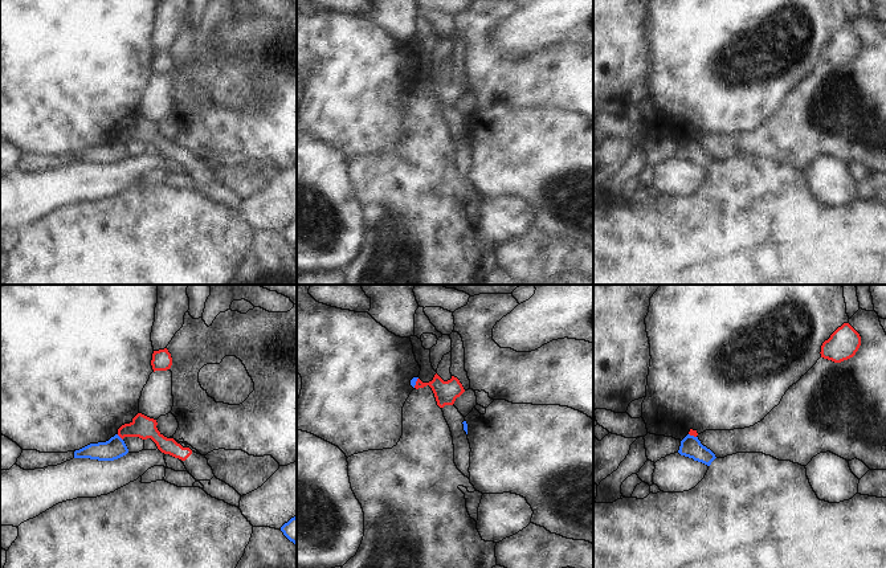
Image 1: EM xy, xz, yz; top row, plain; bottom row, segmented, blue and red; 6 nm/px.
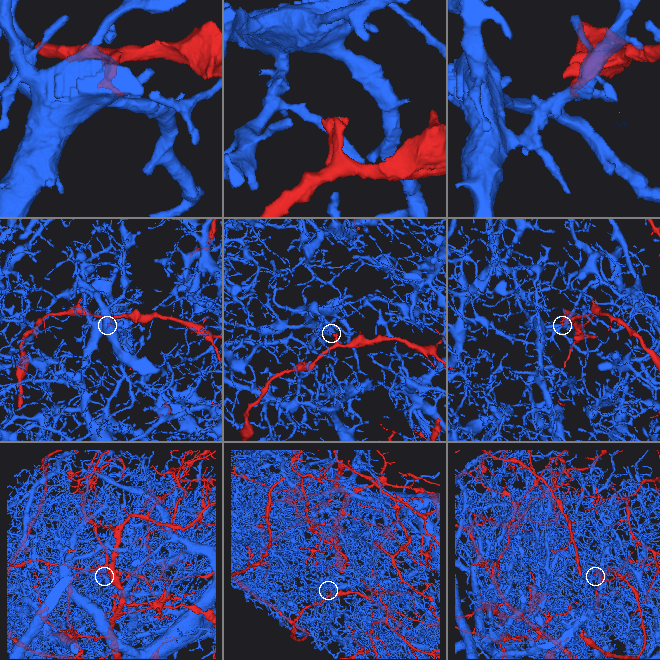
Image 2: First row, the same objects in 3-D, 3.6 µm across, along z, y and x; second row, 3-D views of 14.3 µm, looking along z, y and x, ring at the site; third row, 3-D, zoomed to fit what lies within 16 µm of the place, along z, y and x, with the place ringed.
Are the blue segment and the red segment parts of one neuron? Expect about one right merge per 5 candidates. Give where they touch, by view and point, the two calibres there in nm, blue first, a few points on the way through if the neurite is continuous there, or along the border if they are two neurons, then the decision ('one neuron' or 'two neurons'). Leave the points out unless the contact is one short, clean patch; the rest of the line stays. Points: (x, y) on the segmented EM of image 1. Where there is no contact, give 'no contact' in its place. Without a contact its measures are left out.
xy (119, 437) | 130/140 nm | two neurons

